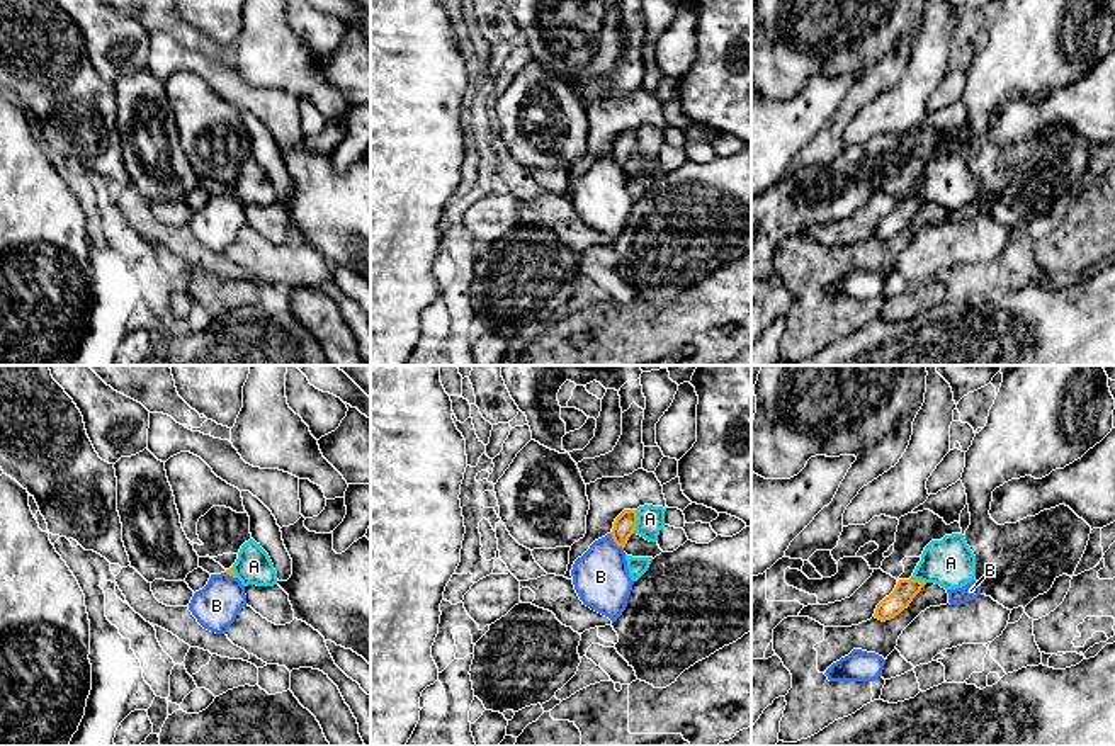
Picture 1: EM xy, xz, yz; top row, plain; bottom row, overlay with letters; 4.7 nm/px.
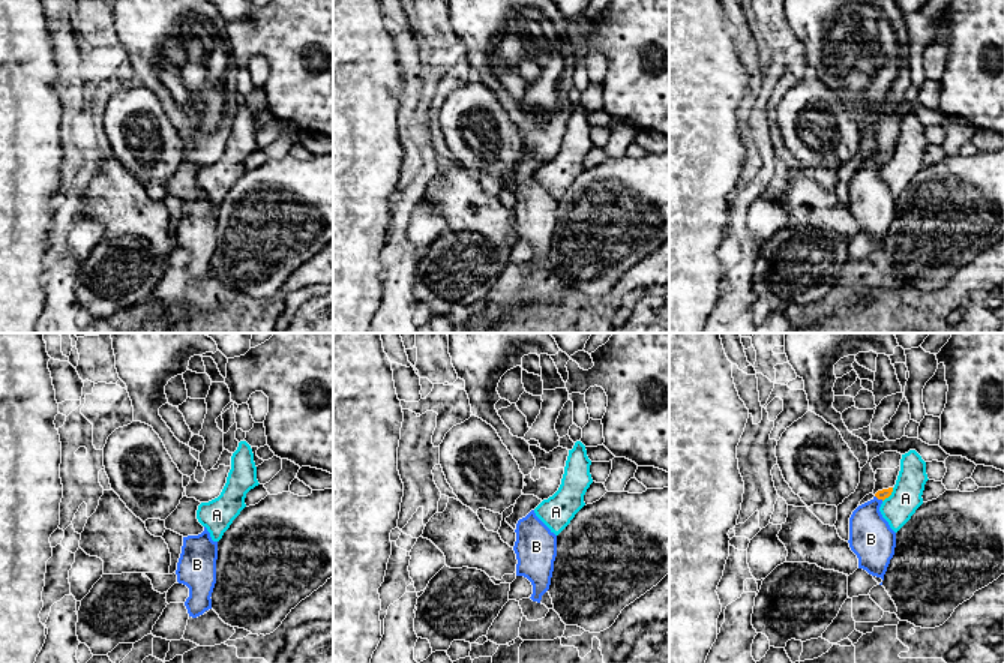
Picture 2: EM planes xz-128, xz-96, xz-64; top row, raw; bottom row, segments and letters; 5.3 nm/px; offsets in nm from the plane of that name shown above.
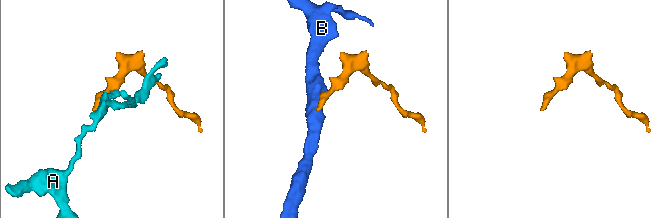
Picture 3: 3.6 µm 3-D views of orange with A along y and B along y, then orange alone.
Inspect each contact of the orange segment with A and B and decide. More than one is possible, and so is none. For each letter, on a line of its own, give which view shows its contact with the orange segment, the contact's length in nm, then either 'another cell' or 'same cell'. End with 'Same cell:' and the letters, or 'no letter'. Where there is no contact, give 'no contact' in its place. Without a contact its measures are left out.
A: xz | 110 nm | another cell
B: xz | 110 nm | another cell
Same cell: no letter

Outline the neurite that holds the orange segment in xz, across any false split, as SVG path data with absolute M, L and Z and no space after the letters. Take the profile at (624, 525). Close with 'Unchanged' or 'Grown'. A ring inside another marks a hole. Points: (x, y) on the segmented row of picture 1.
M624 510L614 522L612 539L619 547L625 547L637 523L637 510Z. Unchanged

